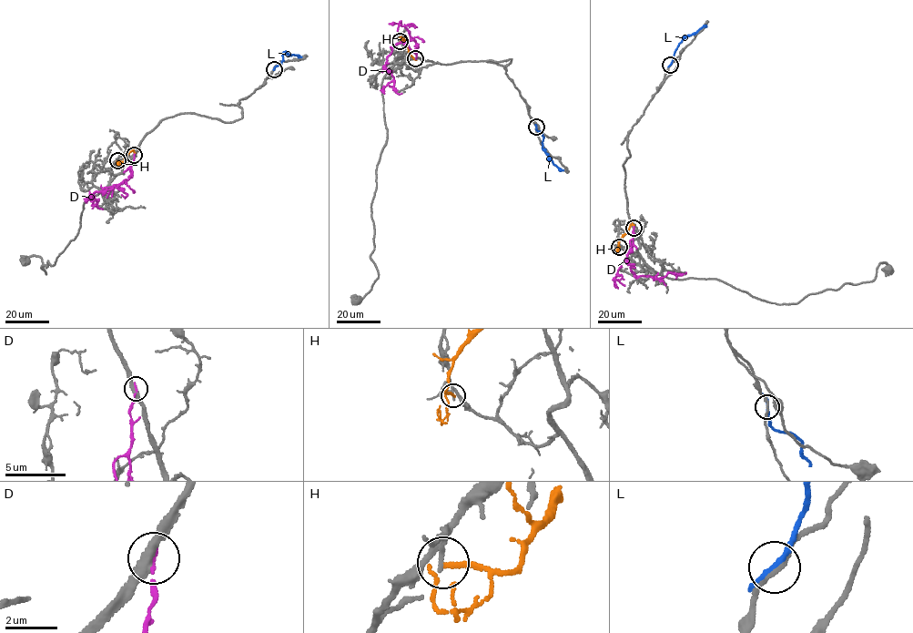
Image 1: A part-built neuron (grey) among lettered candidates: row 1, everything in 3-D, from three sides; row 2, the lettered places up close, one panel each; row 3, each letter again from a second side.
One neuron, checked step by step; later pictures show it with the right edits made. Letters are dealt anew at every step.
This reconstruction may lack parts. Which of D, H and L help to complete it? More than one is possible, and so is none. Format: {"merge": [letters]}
{"merge": []}

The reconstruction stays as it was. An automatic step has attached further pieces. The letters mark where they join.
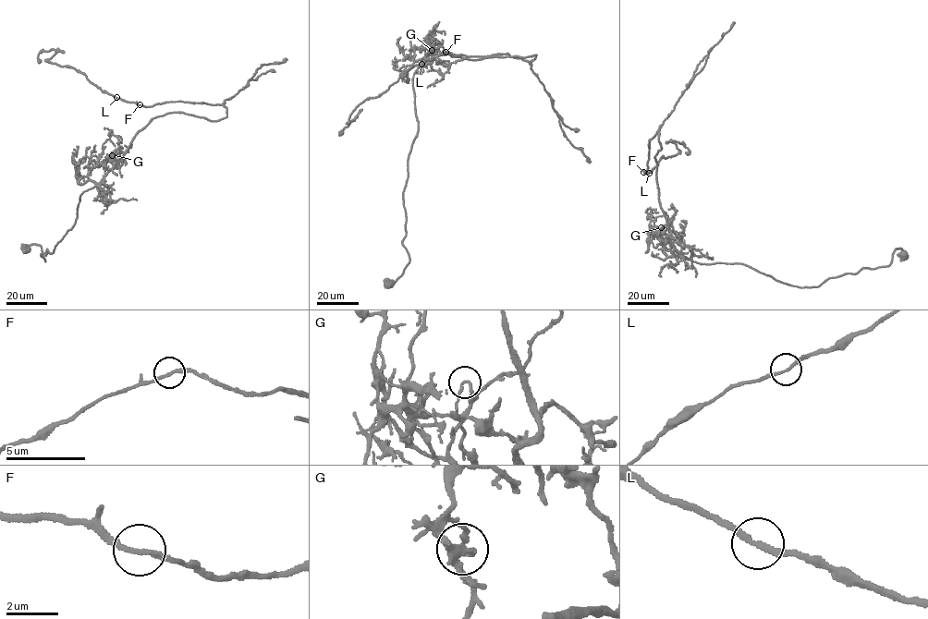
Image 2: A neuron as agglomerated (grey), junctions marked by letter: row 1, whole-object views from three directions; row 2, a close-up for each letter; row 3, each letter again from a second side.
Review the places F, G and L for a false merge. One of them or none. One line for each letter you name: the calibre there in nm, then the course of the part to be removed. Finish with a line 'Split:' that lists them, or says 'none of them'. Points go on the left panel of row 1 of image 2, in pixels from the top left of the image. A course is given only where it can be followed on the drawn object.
G: calibre 170 nm; course (112, 155), (111, 158), (115, 155), (113, 162), (117, 163), (122, 175)
Split: G

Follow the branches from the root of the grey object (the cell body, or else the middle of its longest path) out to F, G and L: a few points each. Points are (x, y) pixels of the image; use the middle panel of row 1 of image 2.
F: (387, 285), (409, 260), (403, 197), (418, 129), (415, 71), (437, 51), (473, 60), (536, 55), (445, 52)
G: (387, 285), (409, 261), (402, 243), (403, 197), (418, 129), (412, 78), (432, 53), (426, 45), (432, 50)
L: (387, 285), (409, 260), (403, 197), (418, 129), (415, 71), (437, 51), (536, 55), (445, 52), (421, 64)

